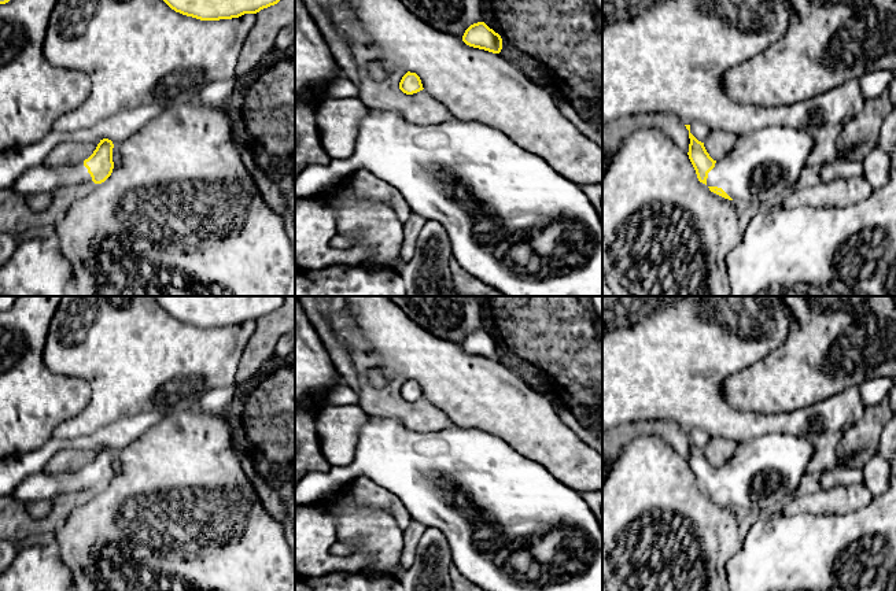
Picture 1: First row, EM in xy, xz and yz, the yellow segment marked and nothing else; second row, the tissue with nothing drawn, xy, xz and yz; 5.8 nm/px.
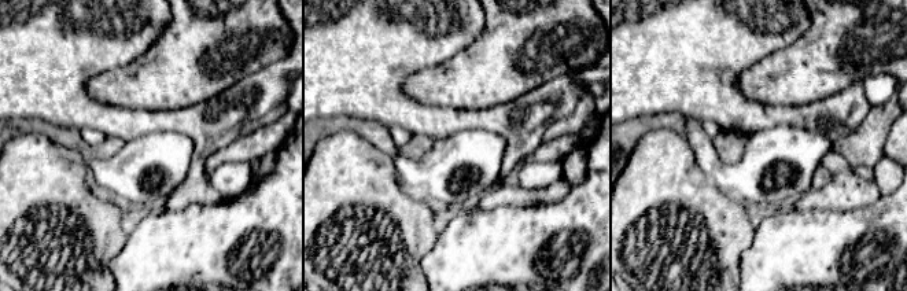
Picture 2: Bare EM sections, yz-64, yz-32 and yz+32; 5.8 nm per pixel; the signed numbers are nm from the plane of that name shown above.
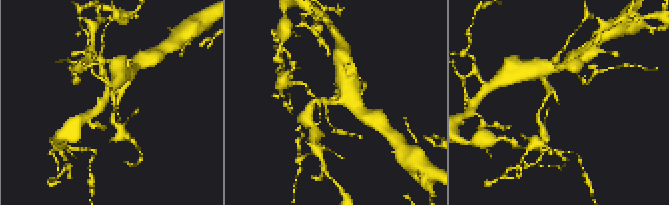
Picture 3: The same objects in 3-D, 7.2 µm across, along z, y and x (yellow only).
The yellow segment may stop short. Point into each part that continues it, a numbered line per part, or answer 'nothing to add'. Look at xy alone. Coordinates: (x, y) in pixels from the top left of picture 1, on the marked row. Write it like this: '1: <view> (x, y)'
1: xy (24, 172)

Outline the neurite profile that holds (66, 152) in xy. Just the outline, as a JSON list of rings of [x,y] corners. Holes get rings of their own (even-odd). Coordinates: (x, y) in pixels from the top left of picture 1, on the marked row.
[[[100,140],[85,144],[62,141],[47,155],[44,163],[51,167],[74,165],[80,160],[88,159],[99,143]]]

